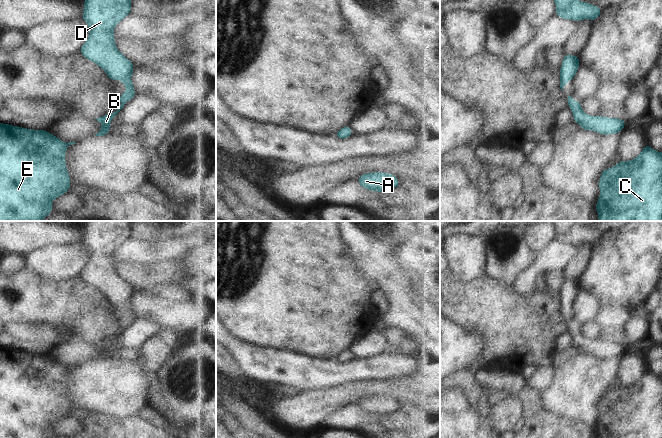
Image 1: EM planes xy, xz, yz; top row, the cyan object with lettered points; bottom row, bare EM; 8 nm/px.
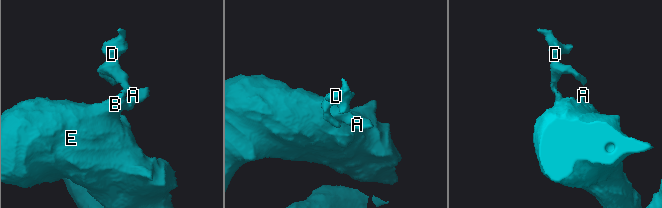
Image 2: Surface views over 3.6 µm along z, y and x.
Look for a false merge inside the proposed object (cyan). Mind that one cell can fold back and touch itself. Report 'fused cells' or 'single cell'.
single cell

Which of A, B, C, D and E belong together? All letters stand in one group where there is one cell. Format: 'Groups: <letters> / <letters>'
Groups: A B C D E

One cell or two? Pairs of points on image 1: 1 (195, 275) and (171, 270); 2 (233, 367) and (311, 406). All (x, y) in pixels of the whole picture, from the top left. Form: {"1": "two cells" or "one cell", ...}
{"1": "two cells", "2": "two cells"}

